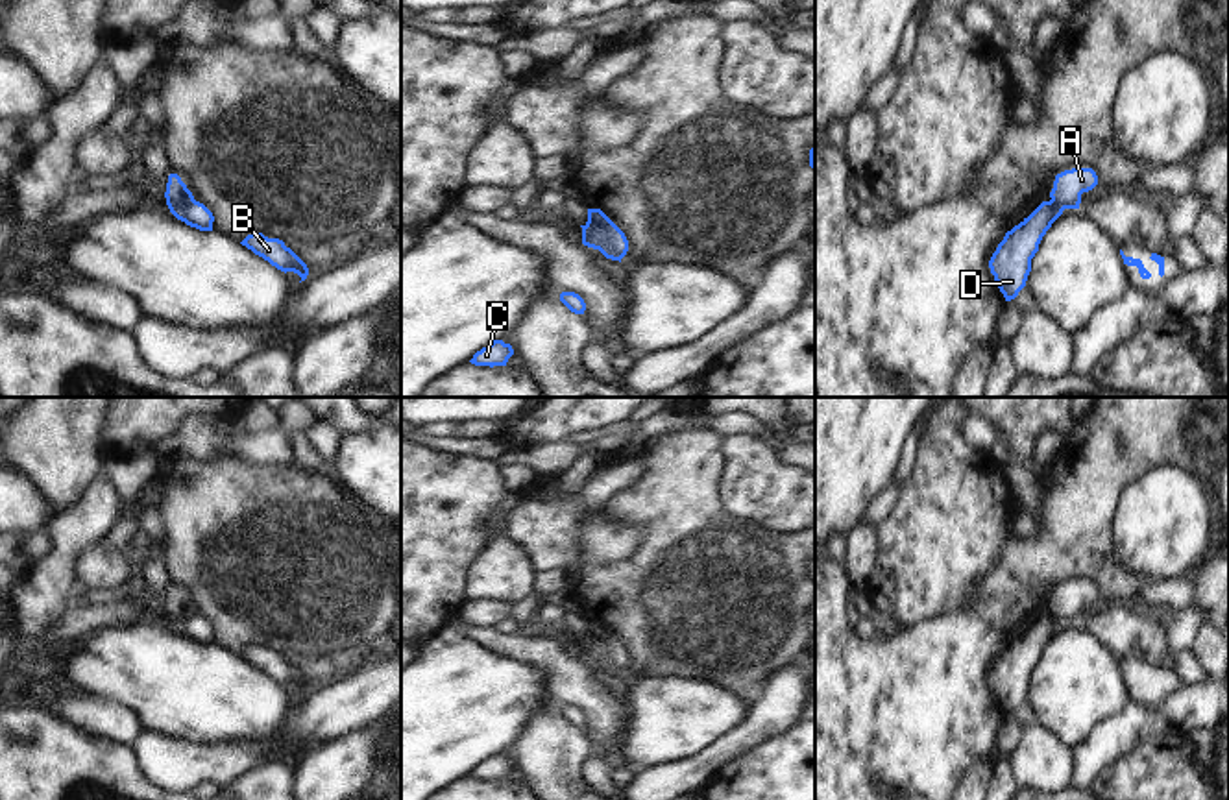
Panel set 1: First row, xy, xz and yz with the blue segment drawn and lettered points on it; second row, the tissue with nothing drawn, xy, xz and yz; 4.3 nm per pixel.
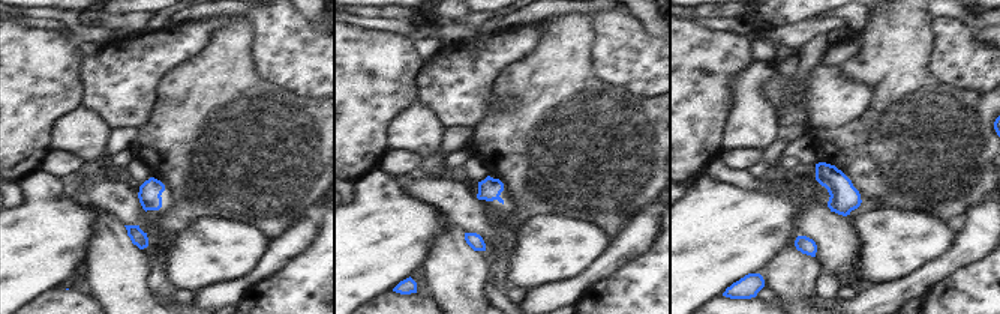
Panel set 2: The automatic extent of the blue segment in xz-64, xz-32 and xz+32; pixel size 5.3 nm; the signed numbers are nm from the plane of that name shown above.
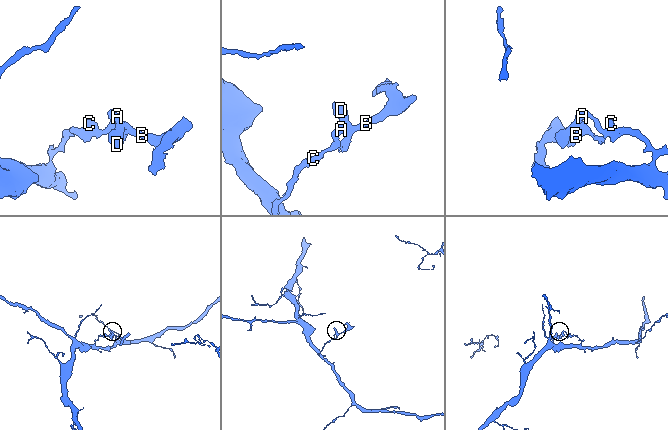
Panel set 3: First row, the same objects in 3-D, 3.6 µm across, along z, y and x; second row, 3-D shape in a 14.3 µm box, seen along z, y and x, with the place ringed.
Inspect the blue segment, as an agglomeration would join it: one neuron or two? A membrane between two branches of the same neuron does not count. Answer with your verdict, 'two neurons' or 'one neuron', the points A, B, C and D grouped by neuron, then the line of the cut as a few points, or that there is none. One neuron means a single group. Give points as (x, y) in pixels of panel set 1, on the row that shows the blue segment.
two neurons | A C / B D | xz (586, 222), (601, 230), (597, 248)

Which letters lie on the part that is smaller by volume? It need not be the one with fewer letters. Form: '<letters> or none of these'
B, D

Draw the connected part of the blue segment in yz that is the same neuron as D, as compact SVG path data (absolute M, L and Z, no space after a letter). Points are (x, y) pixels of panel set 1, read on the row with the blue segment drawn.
M1053 200L1042 201L1028 218L1007 231L998 244L989 268L1005 301L1015 299L1026 286L1031 259L1039 251L1042 236L1063 211Z

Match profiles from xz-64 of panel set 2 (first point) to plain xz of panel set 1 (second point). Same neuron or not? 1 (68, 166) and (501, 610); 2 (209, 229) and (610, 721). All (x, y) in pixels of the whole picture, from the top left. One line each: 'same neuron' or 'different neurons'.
1: same neuron
2: different neurons

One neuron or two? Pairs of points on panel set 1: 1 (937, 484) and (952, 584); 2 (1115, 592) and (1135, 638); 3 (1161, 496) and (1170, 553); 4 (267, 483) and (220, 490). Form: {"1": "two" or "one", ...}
{"1": "one", "2": "two", "3": "one", "4": "one"}

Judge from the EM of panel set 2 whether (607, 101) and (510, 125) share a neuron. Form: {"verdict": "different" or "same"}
{"verdict": "same"}

